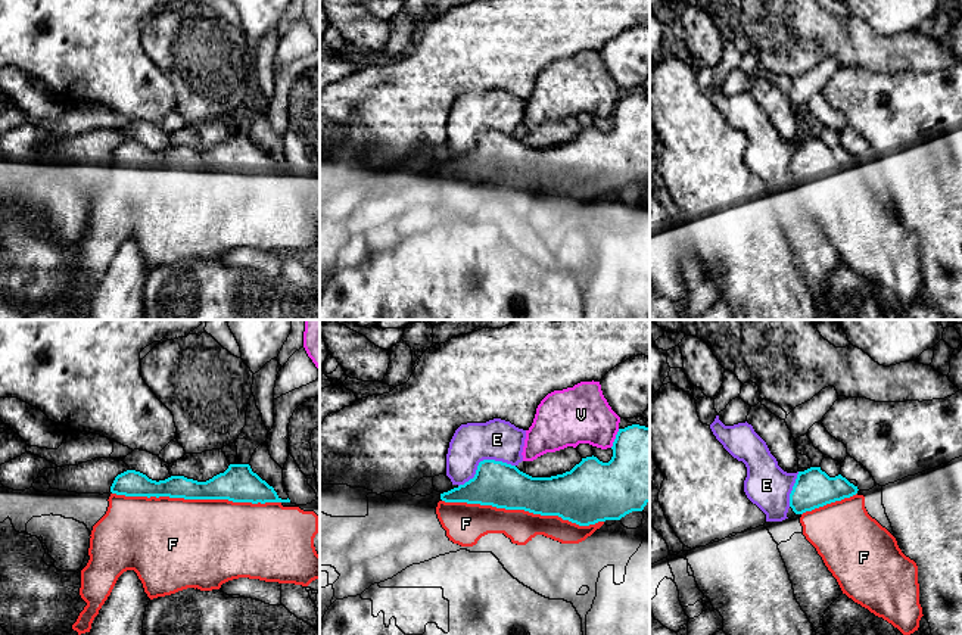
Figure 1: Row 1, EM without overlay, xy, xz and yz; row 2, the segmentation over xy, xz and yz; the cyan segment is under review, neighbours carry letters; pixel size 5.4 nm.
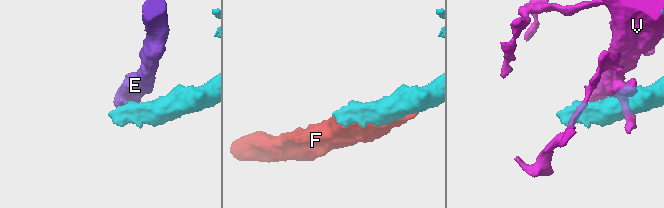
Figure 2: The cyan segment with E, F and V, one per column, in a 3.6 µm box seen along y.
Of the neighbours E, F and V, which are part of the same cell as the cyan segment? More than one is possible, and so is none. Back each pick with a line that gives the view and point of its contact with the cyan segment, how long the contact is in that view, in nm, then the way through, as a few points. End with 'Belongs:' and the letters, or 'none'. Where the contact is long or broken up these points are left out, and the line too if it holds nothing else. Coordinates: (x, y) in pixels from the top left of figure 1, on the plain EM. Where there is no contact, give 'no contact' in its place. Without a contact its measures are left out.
F: meets cyan in xy at (196, 168); contact 900 nm long
Belongs: F

